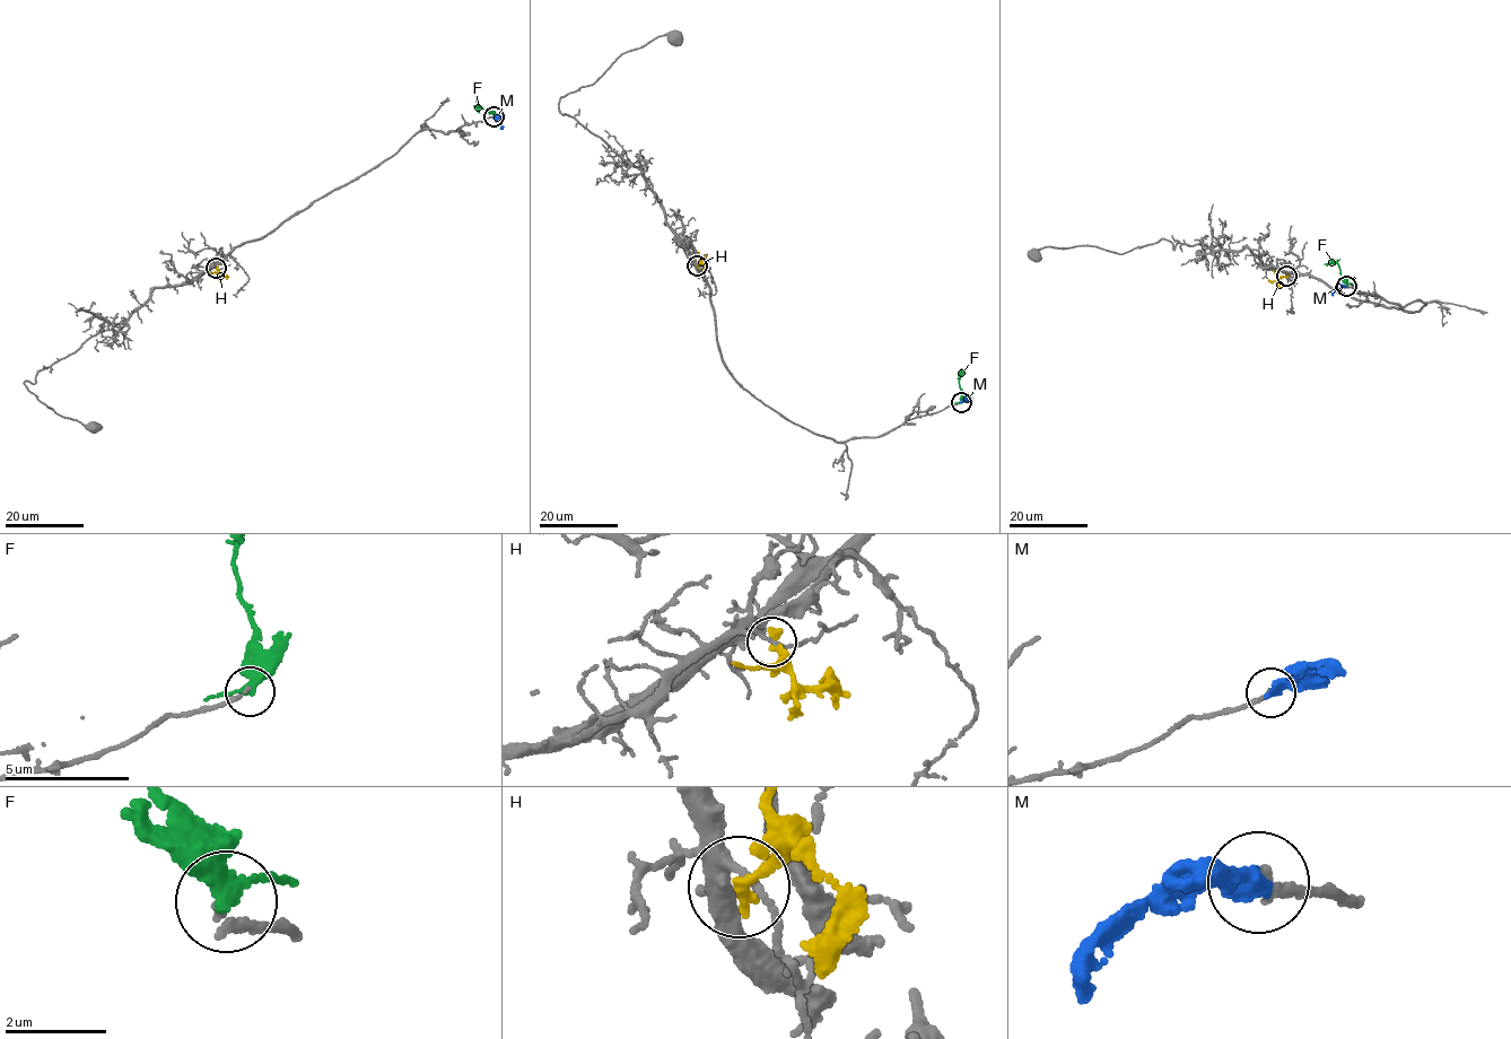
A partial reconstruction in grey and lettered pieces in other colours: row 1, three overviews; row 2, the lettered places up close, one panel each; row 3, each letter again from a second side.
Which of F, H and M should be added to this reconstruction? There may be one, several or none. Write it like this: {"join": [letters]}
{"join": ["M"]}

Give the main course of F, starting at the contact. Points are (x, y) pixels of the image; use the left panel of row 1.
F: (494, 115), (478, 105), (479, 112)

